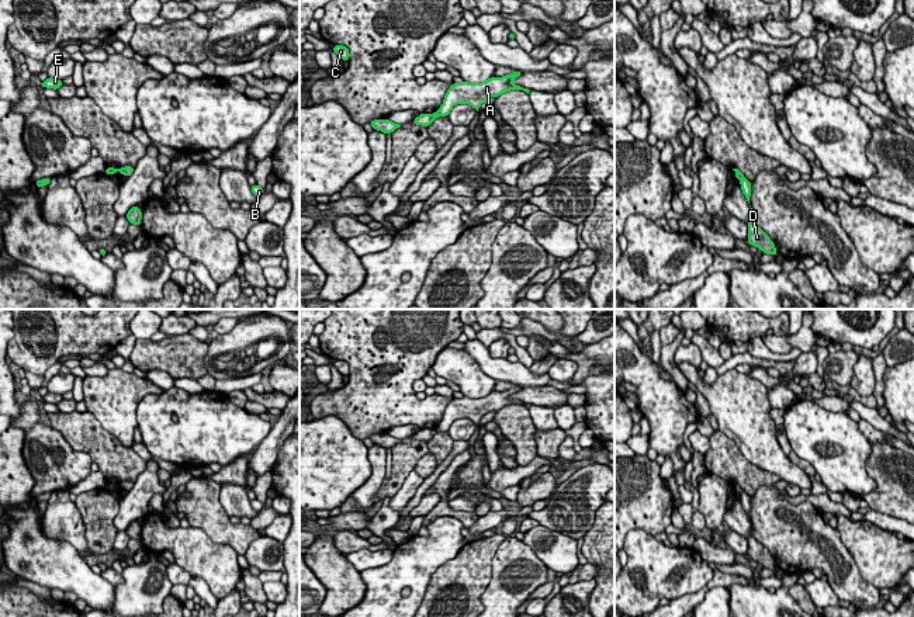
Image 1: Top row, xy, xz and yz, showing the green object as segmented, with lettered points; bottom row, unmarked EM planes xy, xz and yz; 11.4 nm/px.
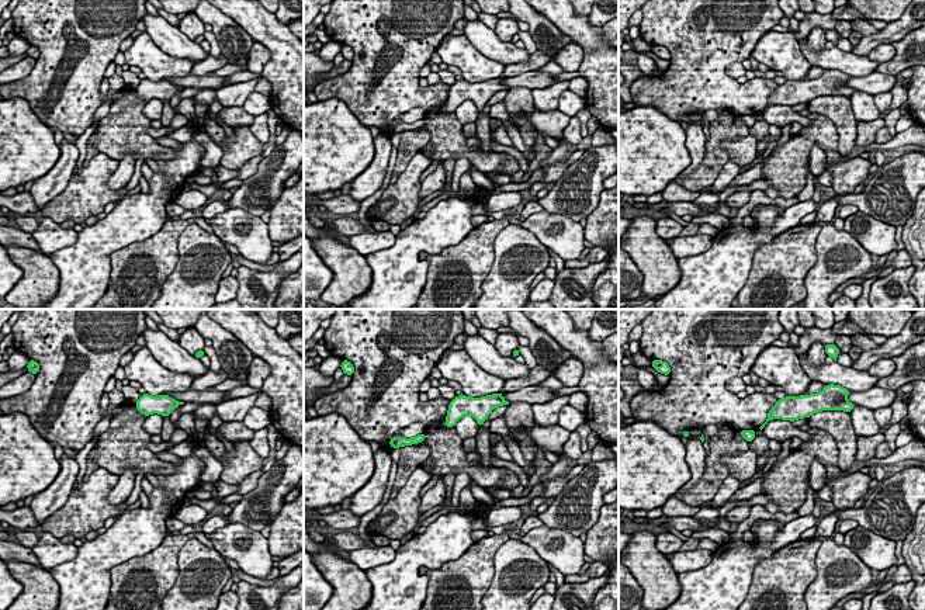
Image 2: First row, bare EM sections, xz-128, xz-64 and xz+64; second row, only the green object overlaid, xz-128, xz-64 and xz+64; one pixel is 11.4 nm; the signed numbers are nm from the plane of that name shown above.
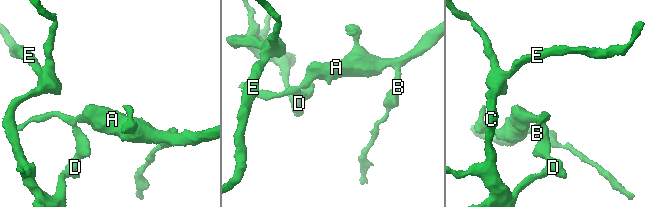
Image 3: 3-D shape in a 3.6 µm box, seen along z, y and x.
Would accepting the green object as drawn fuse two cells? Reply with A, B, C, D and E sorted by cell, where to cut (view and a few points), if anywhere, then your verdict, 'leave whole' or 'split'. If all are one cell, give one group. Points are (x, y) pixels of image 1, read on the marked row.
A B / C D E | xz (433, 114), (436, 117) | split

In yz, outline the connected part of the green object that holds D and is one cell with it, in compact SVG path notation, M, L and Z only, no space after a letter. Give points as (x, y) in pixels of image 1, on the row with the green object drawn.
M754 219L748 223L748 245L752 245L761 249L766 254L778 254L775 245L772 243L771 238L755 225Z

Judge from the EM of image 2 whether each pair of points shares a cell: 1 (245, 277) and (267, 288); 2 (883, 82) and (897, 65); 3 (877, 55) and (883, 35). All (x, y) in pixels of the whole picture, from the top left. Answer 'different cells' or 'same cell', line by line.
1: same cell
2: different cells
3: different cells

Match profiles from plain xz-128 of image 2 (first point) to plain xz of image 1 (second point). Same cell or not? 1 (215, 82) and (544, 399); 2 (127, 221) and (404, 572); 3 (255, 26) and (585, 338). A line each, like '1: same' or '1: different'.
1: same
2: same
3: different

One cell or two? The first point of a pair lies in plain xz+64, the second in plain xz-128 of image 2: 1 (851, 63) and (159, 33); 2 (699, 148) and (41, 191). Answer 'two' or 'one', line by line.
1: one
2: one

